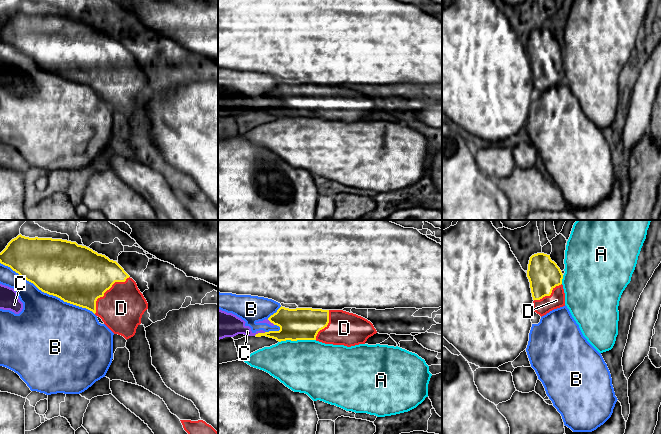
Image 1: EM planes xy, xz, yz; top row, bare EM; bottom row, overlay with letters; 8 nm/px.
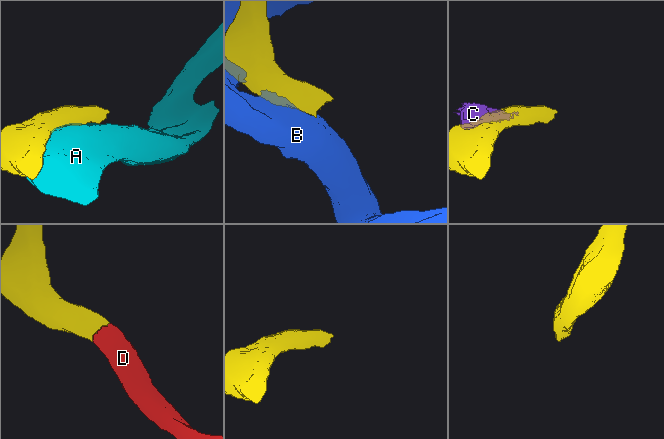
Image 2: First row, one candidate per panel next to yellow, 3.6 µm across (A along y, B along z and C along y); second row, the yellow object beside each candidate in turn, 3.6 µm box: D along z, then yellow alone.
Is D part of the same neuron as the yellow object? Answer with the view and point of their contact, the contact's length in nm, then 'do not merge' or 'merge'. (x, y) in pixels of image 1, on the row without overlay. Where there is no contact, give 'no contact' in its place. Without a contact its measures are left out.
xy (105, 67) | 420 nm | merge

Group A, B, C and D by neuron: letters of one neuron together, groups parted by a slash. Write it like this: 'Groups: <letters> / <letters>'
Groups: A / B C / D

